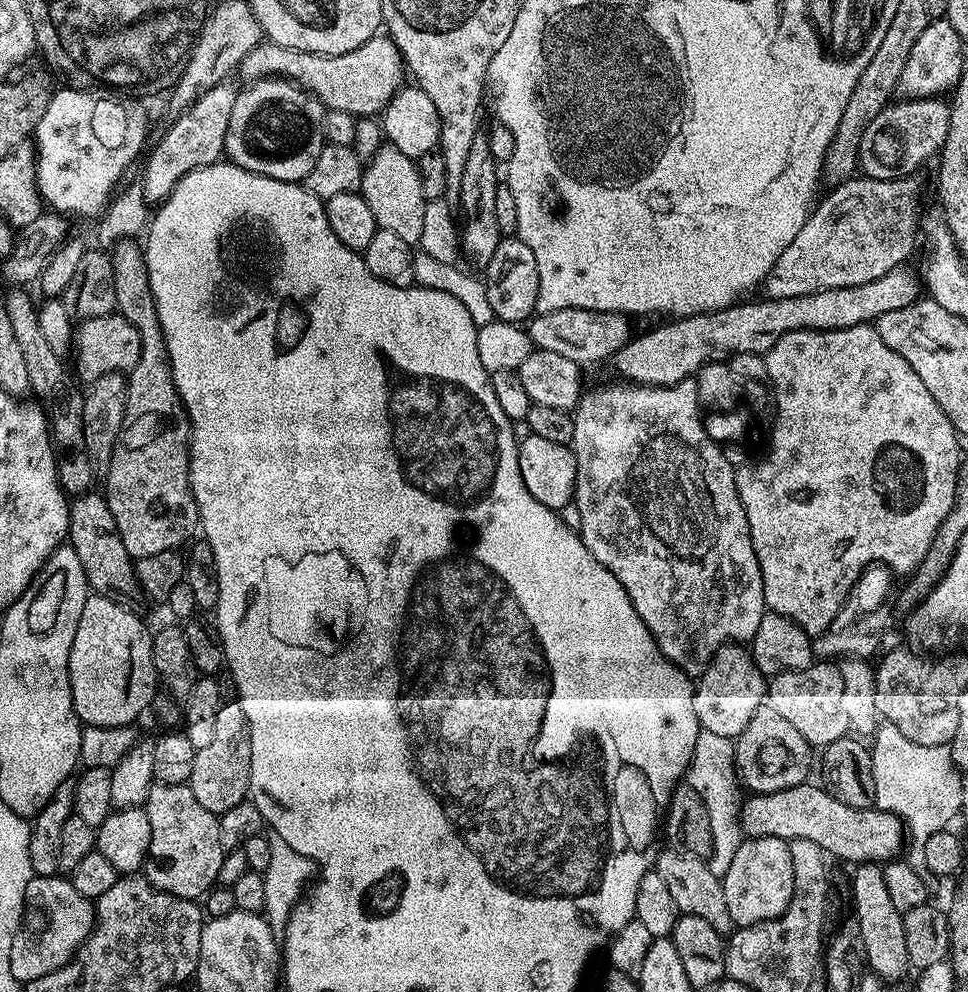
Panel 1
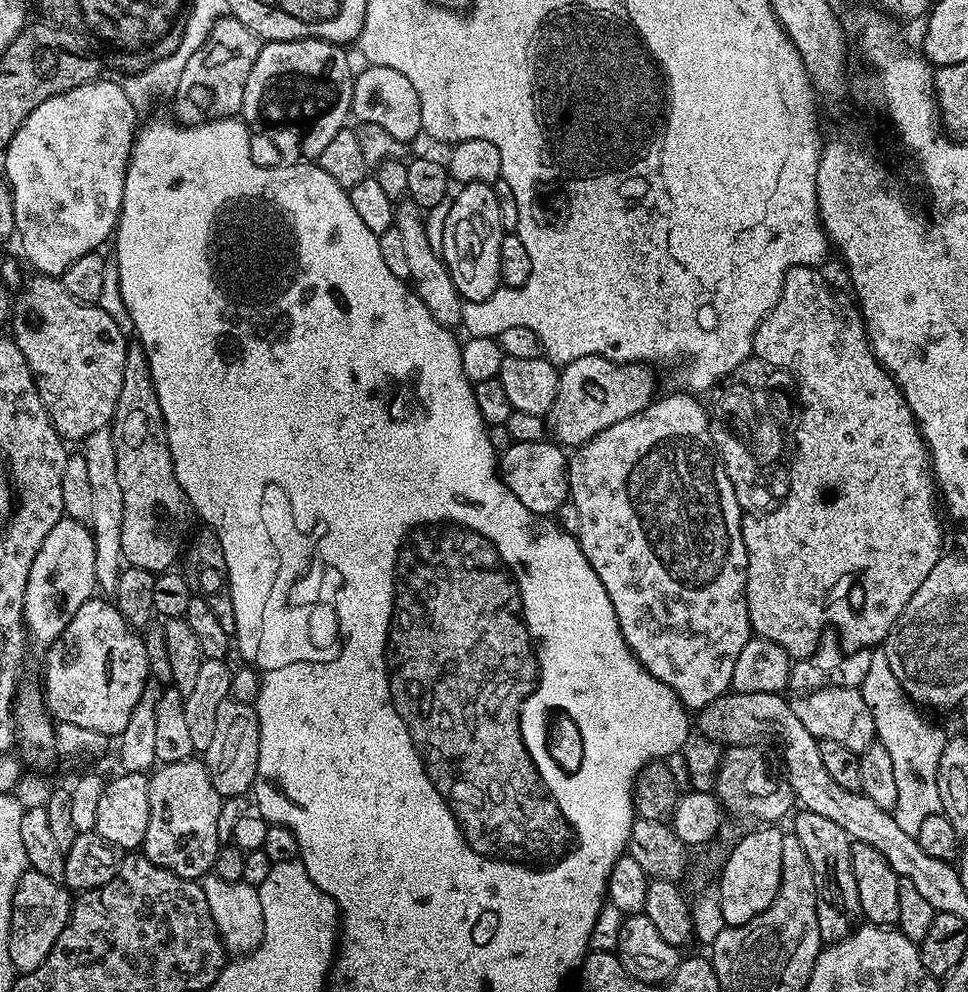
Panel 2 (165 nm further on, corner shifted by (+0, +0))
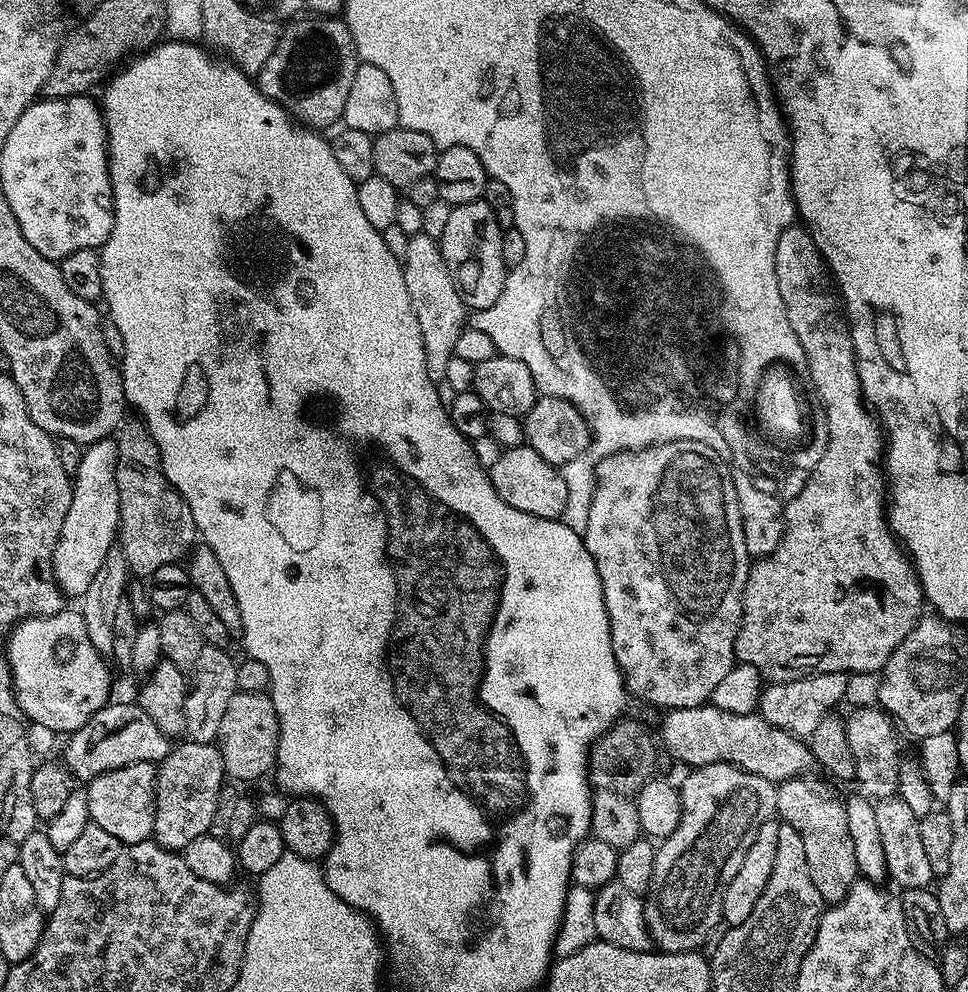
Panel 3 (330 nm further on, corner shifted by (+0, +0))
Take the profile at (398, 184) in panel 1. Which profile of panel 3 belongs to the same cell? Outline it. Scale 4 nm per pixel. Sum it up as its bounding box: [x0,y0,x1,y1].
[403,232,466,409]

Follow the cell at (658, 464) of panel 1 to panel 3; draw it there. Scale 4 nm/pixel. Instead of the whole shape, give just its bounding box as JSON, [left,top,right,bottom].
[582,441,750,710]

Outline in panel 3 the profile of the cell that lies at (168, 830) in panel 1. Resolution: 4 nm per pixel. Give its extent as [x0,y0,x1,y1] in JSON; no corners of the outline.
[152,739,226,852]

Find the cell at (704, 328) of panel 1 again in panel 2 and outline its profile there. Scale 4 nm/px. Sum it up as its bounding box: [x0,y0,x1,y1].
[546,356,656,446]

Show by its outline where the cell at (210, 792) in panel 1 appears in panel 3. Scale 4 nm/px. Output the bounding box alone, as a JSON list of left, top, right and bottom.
[215,690,280,780]

